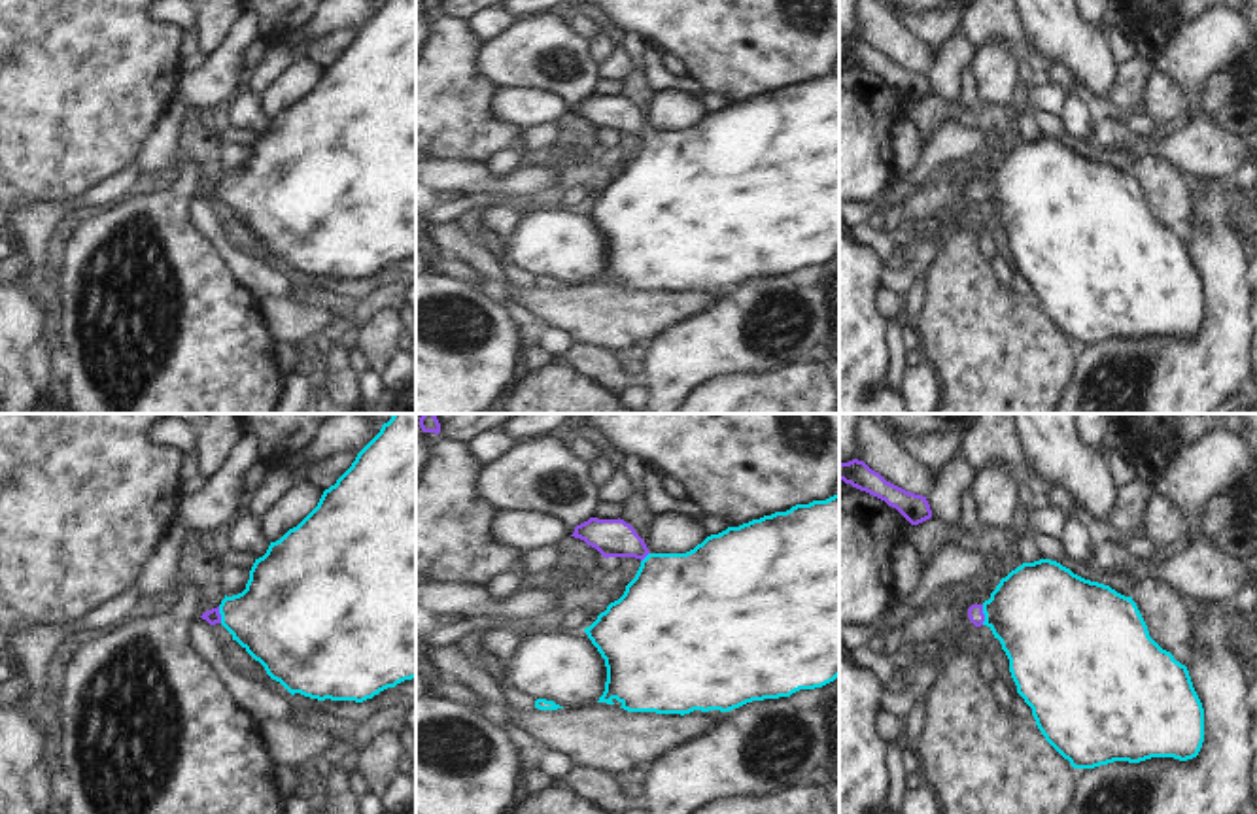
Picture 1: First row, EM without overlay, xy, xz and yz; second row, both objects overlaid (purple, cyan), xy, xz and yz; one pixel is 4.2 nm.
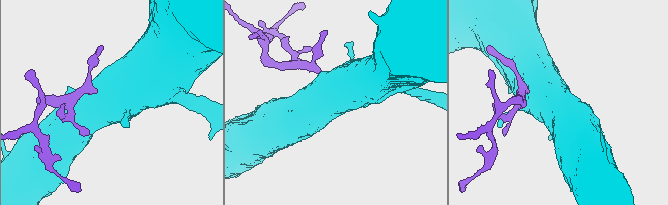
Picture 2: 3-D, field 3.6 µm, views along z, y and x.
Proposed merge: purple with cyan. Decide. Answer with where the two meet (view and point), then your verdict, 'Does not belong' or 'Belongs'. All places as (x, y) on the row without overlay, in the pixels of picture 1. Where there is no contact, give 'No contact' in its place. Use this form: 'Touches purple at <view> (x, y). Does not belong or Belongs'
Touches purple at yz (983, 191). Belongs.

